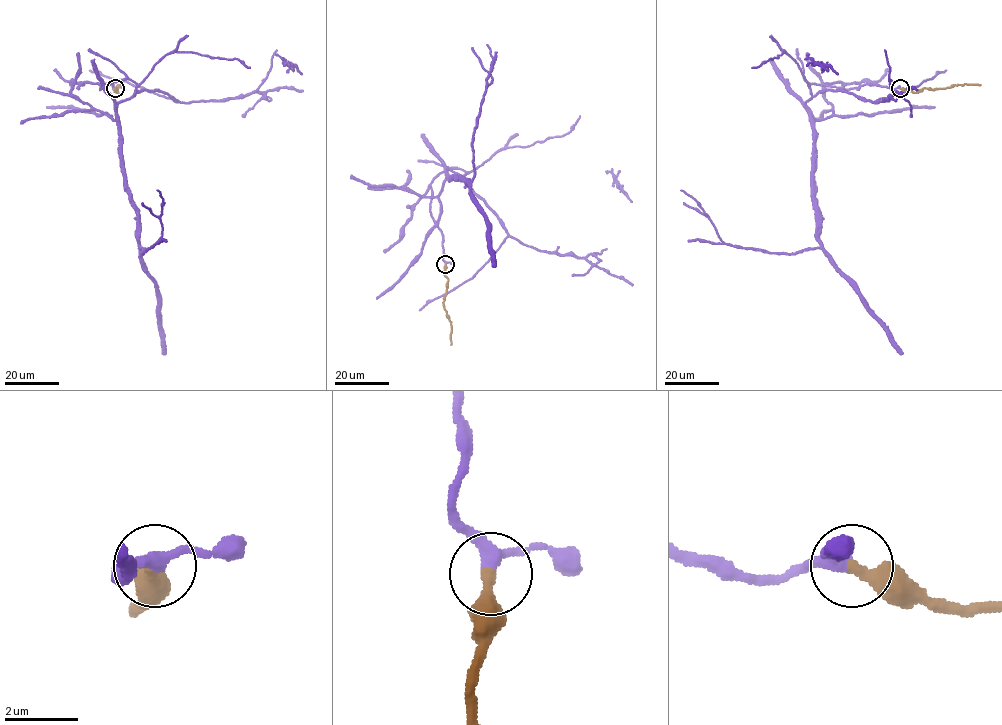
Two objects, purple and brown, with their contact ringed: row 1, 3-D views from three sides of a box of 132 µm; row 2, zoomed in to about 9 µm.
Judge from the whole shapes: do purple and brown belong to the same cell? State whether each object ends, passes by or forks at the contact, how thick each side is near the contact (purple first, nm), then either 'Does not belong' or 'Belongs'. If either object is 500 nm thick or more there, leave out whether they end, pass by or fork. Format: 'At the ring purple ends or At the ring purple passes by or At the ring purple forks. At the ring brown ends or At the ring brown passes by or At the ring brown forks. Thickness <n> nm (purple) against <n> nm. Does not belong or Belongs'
At the ring purple passes by. At the ring brown ends. Thickness 320 nm (purple) against 400 nm. Belongs

